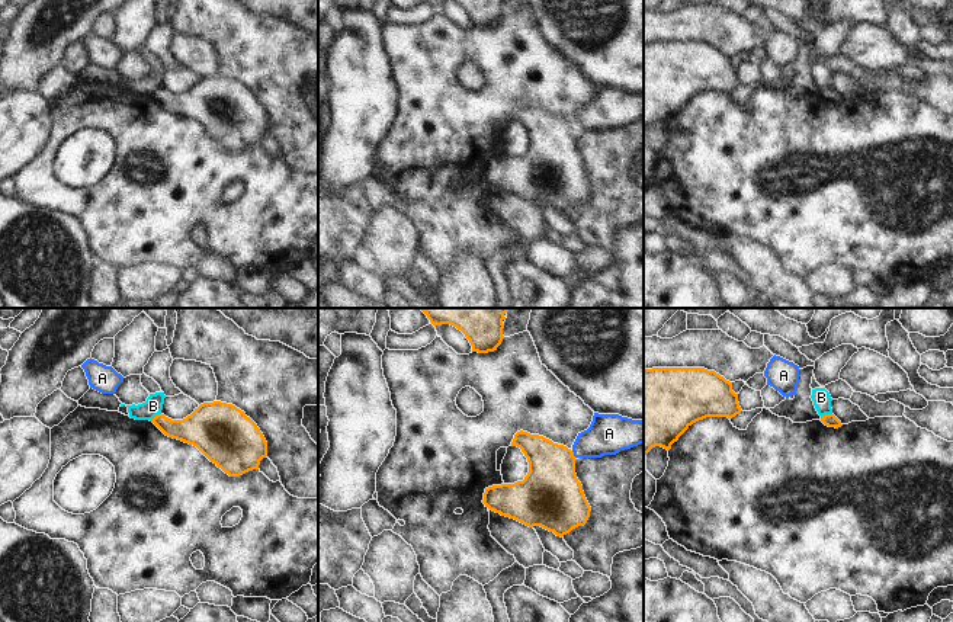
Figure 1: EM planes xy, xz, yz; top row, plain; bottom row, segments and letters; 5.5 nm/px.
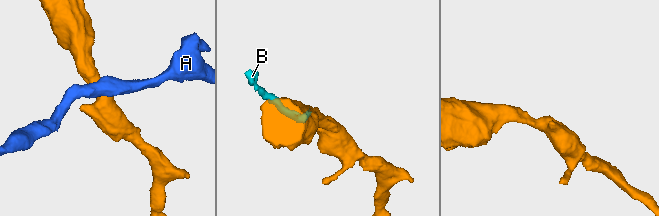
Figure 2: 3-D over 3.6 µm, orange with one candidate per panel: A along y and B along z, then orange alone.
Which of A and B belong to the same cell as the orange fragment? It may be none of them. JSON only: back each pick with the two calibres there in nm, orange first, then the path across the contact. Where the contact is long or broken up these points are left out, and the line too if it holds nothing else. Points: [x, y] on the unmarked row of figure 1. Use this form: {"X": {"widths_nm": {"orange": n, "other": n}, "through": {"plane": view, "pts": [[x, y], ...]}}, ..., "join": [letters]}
{"join": []}

